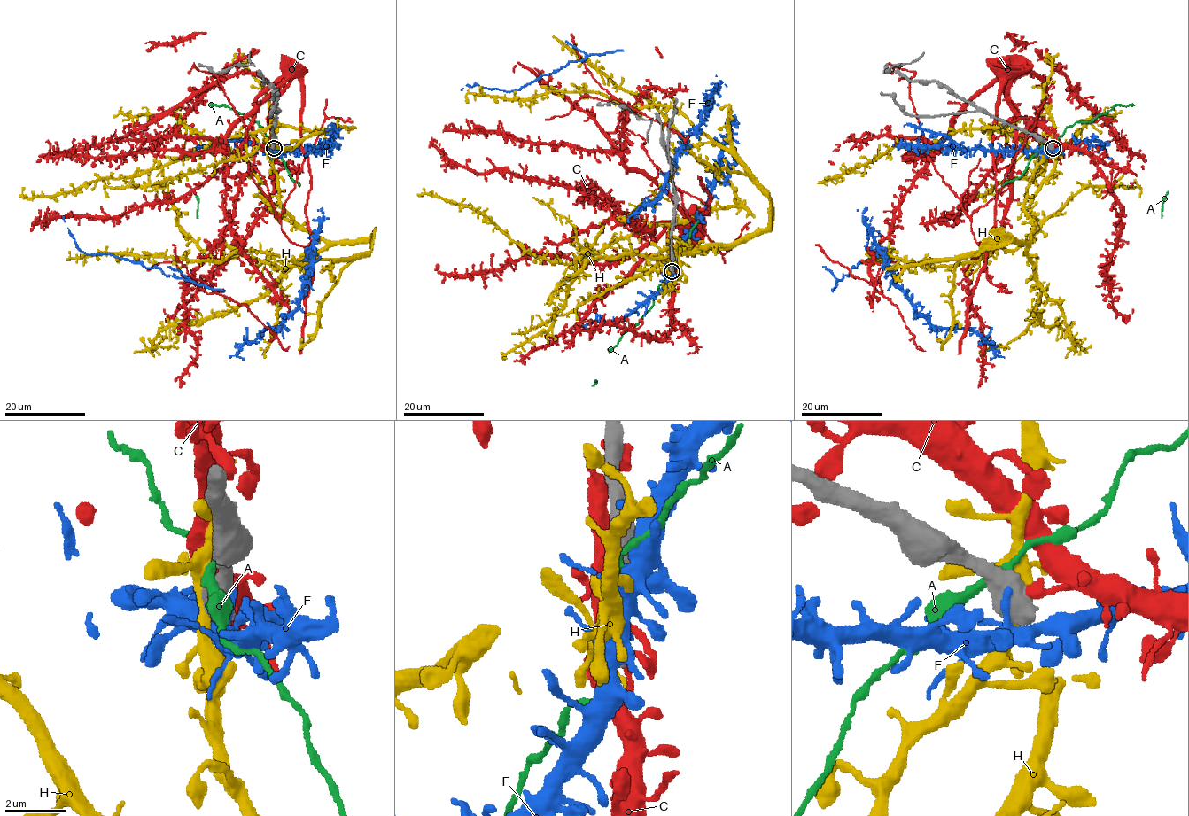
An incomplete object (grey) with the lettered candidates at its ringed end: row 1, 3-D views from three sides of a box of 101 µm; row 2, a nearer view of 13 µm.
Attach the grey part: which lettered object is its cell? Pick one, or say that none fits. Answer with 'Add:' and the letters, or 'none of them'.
Add: none of them

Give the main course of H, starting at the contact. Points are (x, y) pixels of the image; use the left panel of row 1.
H: (271, 146), (281, 206), (369, 251), (276, 267), (203, 250), (167, 186), (107, 198)

